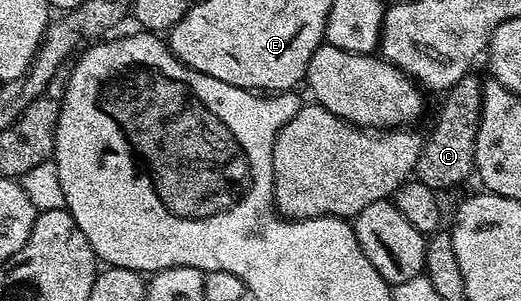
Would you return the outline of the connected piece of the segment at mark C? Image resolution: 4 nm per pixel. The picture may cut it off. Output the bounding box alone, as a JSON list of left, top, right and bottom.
[413,71,483,191]

